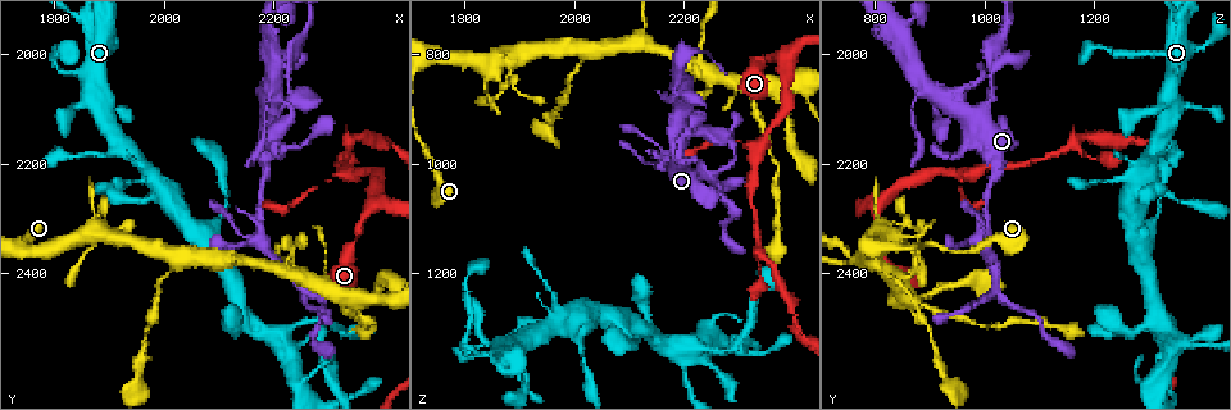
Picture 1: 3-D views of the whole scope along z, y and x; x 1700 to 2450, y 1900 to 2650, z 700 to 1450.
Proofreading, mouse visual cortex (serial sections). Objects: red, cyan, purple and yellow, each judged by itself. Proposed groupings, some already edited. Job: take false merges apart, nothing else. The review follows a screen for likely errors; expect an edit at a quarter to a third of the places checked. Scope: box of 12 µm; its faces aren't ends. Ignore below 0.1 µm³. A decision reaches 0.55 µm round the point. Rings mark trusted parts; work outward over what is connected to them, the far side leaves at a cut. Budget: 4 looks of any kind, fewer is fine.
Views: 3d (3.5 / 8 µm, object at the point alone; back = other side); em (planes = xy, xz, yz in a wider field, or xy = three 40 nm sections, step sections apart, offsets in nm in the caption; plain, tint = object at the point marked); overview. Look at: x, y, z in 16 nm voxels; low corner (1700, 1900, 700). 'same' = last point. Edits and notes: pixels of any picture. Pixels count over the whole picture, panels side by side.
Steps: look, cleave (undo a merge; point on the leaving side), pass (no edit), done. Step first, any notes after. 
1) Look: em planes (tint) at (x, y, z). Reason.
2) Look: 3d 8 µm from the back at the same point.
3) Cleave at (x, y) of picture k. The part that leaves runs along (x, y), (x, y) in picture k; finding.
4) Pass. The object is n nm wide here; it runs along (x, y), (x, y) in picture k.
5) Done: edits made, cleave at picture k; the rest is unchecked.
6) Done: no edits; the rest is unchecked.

Look: 3d 3.5 µm at (1830, 2035, 1350). Calibre changes.

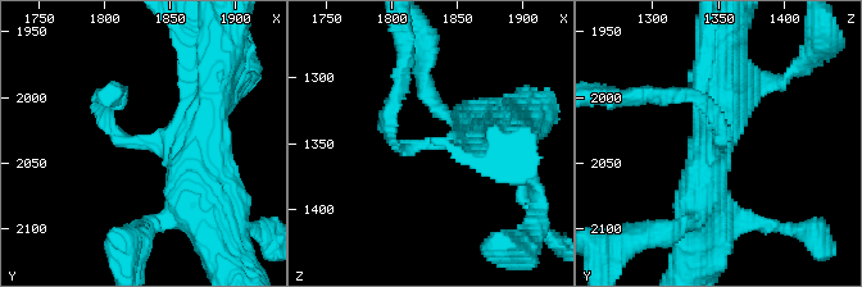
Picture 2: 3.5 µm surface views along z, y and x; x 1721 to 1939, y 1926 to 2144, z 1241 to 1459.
Look: em planes (tint) at (1826, 2034, 1350). The arms are 150, 500 nm wide.

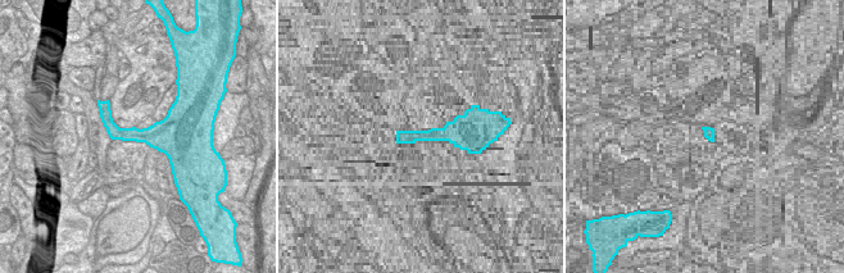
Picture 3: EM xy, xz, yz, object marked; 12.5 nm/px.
Pass. The object is 260 nm wide here; it runs along (494, 145), (399, 147), (388, 112) in picture 2; one cell here.

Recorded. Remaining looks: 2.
Look: 3d 3.5 µm from the back at (2175, 2315, 1005). Sudden change in width.

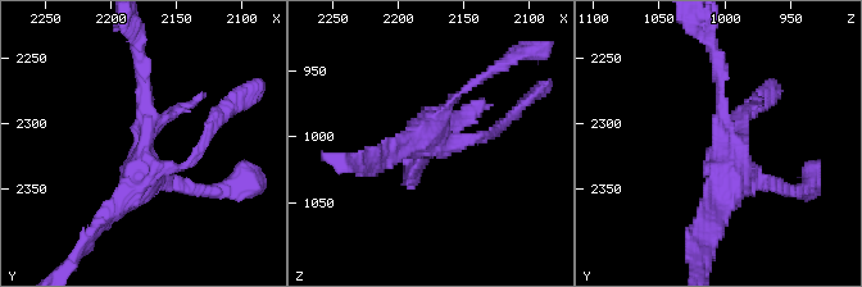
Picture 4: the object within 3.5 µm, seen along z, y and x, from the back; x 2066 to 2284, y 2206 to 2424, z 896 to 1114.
Look: em xy step 5 (tint) at (2176, 2318, 1004). Shape alone is not enough.

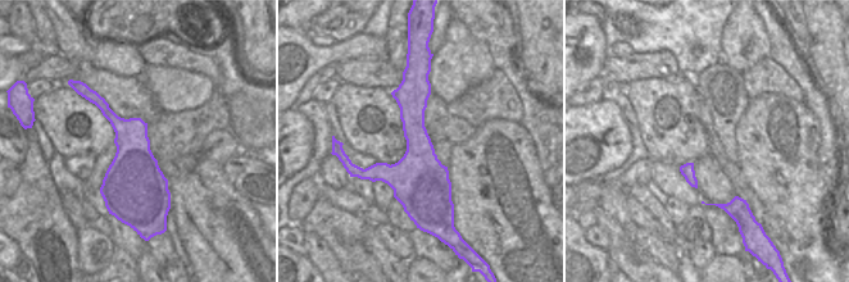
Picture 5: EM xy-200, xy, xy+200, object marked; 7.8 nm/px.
Pass. The object is 360 nm wide here; it runs along (139, 62), (143, 176), (110, 214) in picture 4; continuous, no second cell.

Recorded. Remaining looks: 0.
Done: no edits; the rest is unchecked.

